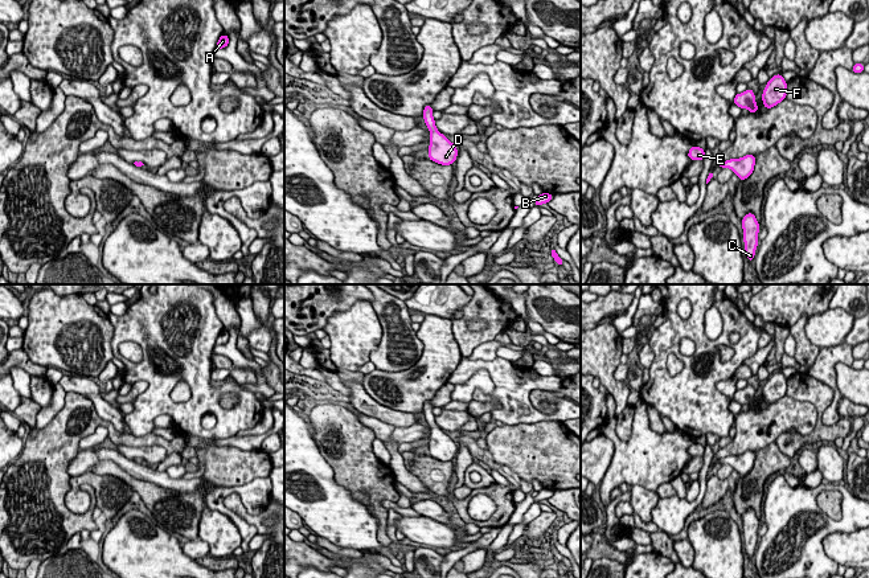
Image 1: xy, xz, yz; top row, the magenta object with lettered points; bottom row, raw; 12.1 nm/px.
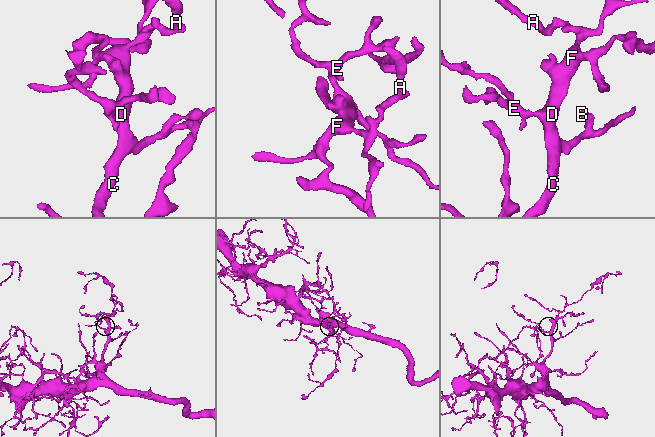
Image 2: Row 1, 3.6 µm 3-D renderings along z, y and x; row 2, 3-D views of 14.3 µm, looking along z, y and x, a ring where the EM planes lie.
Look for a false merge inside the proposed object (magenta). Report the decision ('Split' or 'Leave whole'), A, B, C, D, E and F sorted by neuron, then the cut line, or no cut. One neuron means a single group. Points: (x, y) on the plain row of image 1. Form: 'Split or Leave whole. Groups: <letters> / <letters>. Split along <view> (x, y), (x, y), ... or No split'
Leave whole. Groups: A B C D E F. No split

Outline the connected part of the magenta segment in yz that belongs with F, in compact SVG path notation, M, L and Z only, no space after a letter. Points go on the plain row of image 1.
M776 370L766 380L762 390L763 402L766 405L775 403L787 393L787 380L782 370Z

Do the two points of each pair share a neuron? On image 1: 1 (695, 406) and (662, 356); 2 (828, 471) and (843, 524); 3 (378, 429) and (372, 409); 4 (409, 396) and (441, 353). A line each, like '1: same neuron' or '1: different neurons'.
1: same neuron
2: different neurons
3: different neurons
4: same neuron

